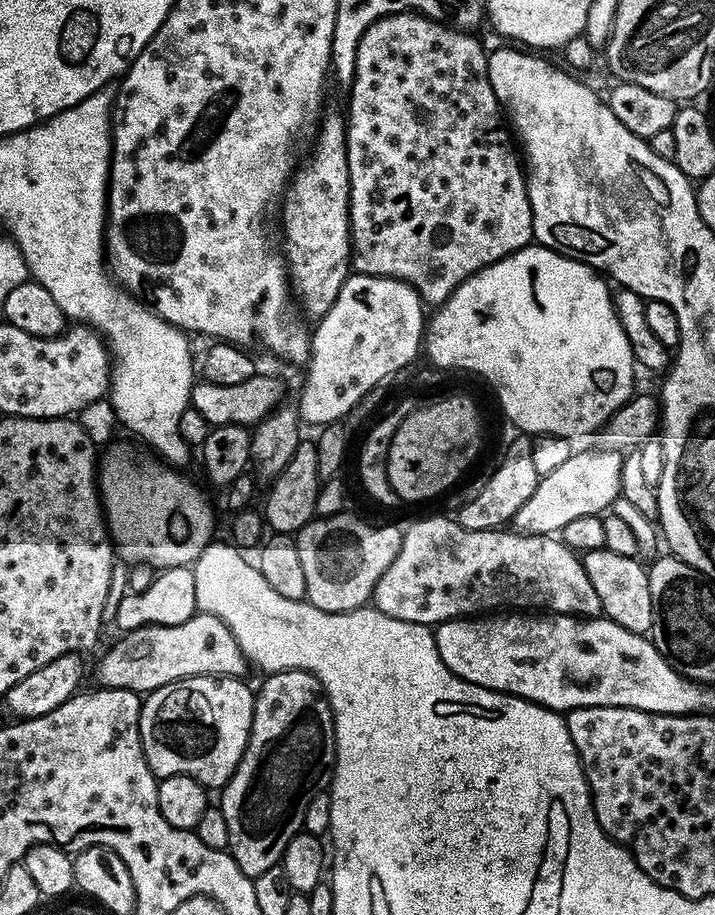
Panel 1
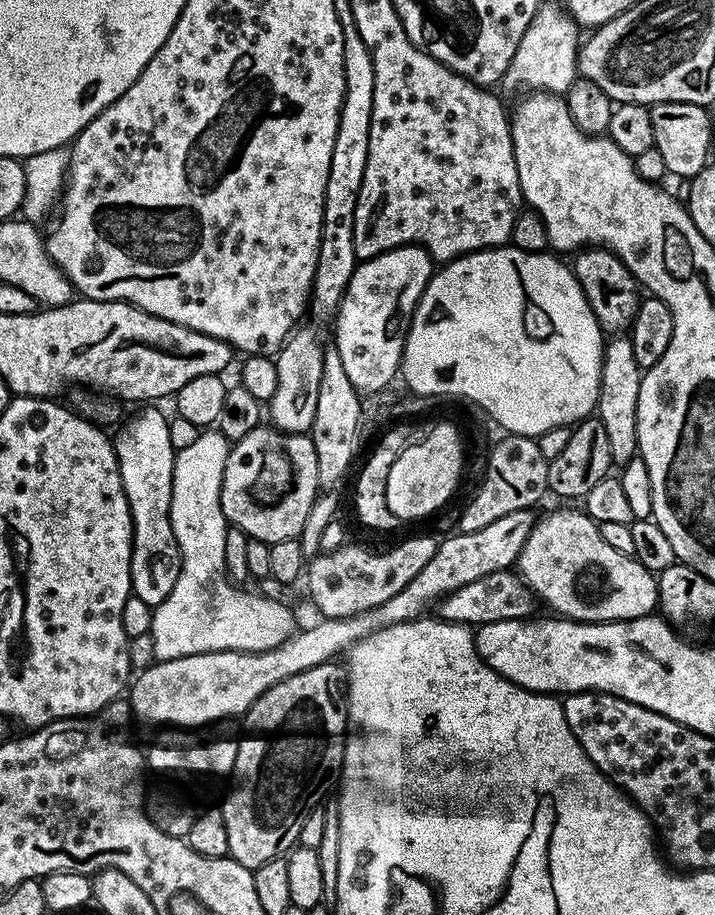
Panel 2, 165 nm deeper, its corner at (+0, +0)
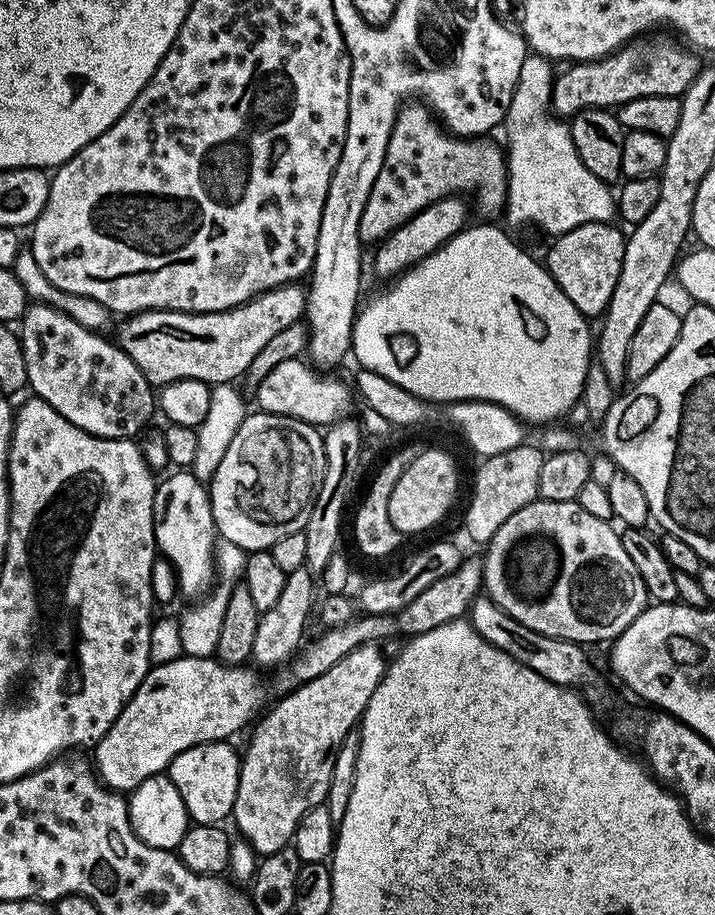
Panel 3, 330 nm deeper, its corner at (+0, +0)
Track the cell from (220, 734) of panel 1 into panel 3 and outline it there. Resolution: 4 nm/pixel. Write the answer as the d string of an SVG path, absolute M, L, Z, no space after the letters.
M217 742L199 744L190 750L182 750L170 762L167 776L178 786L178 794L182 794L182 802L186 802L188 818L192 824L223 825L232 814L232 807L238 794L238 778L240 777L239 751L231 748L231 743Z

